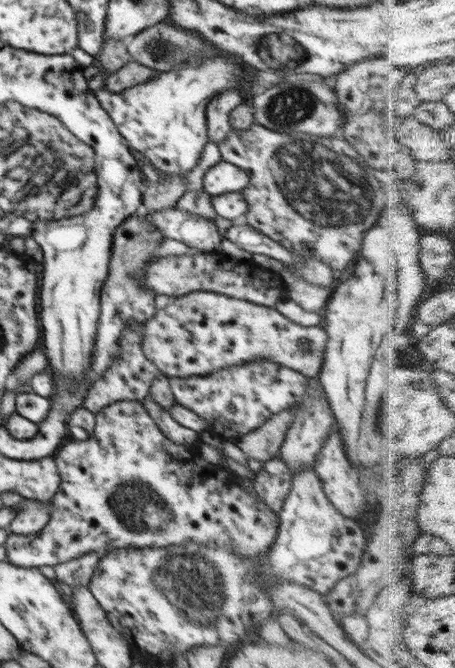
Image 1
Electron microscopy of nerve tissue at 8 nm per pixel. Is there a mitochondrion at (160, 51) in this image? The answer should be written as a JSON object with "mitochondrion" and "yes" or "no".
{"mitochondrion":"yes"}

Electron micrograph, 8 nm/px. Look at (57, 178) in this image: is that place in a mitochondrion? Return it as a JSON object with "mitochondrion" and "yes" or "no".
{"mitochondrion":"yes"}

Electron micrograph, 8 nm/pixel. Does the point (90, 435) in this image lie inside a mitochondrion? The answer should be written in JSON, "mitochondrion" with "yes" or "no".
{"mitochondrion":"no"}

